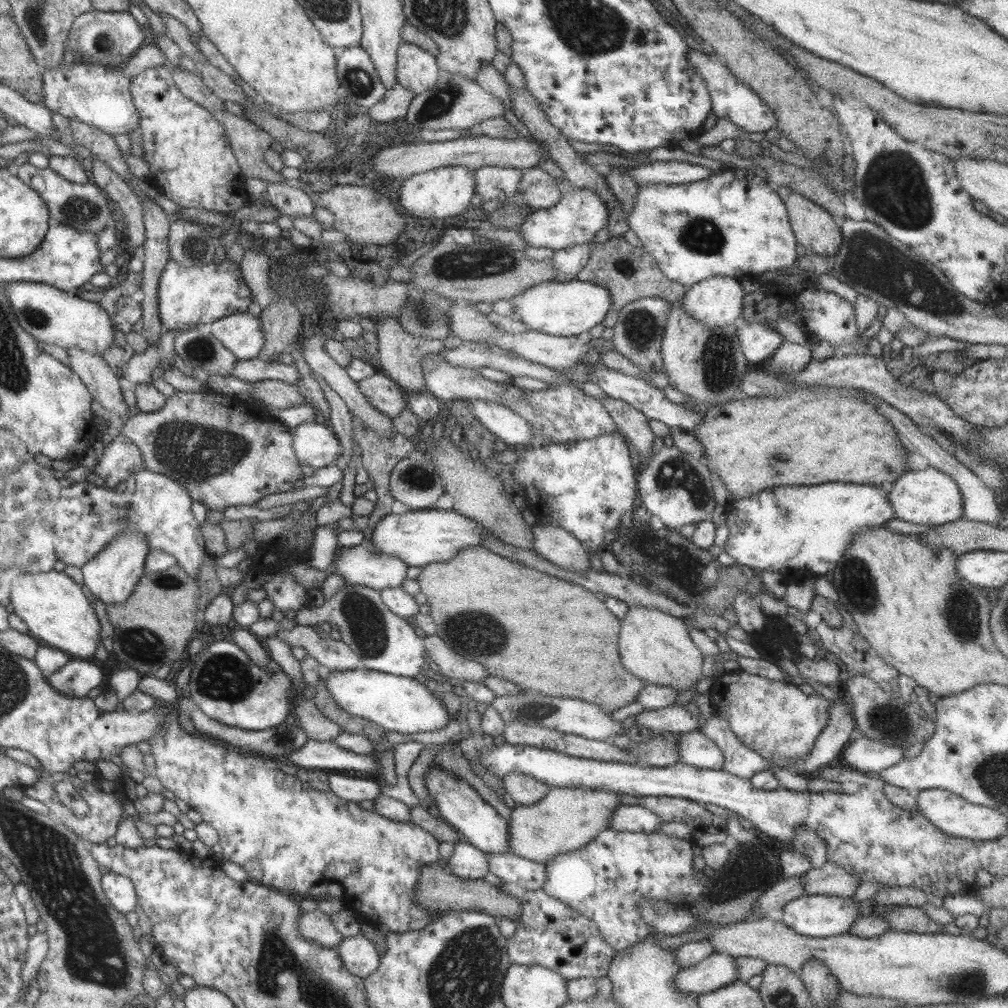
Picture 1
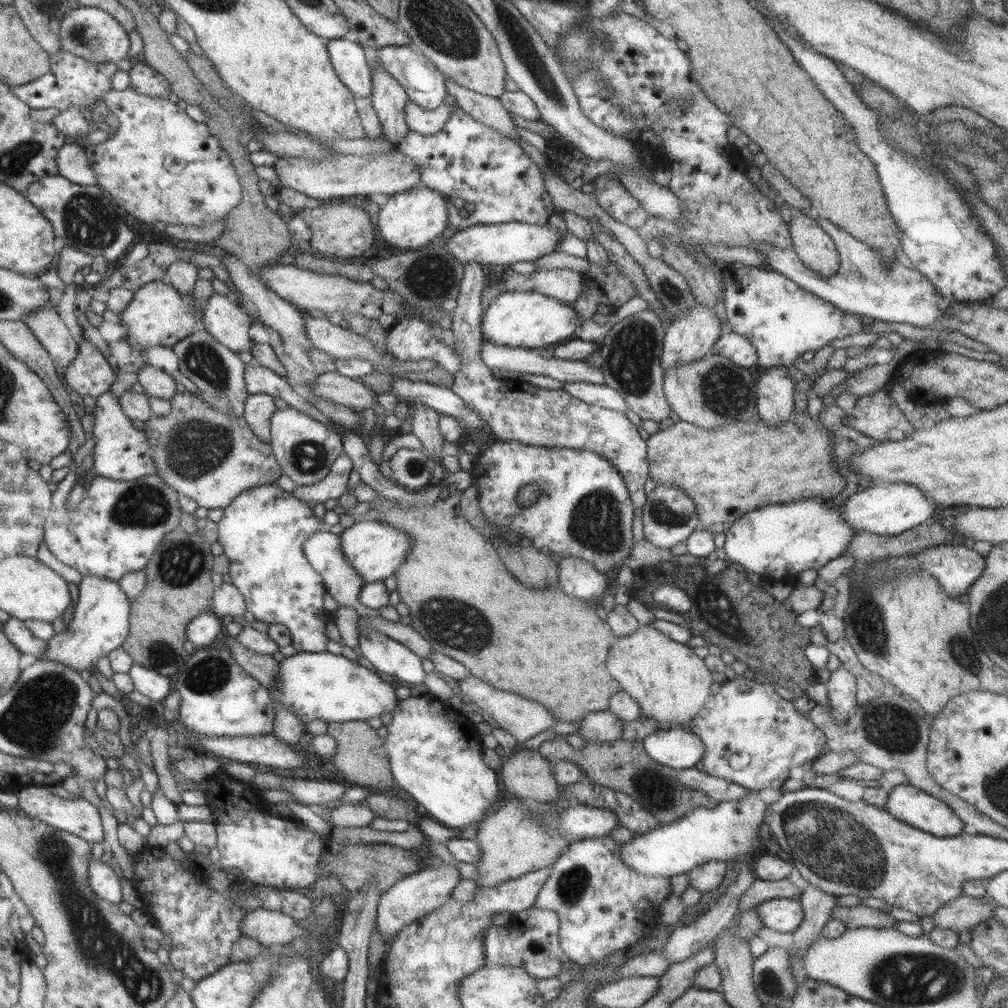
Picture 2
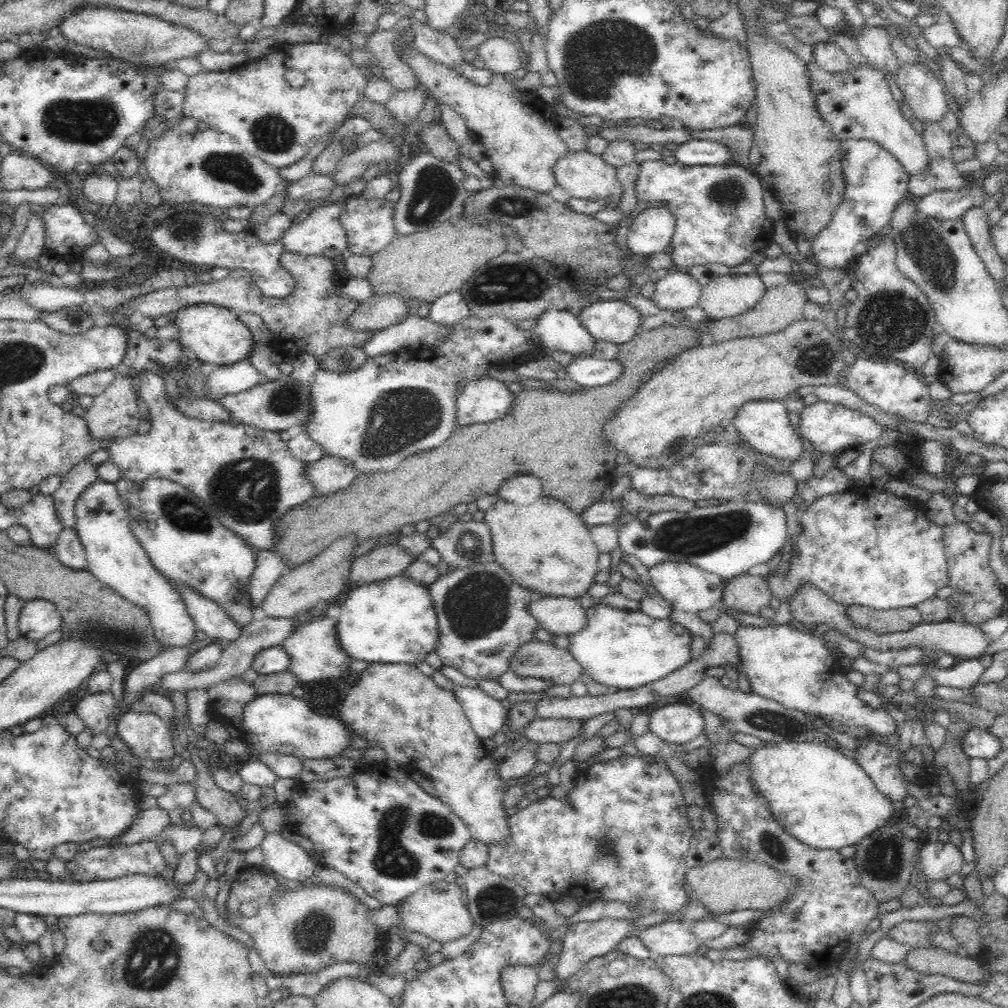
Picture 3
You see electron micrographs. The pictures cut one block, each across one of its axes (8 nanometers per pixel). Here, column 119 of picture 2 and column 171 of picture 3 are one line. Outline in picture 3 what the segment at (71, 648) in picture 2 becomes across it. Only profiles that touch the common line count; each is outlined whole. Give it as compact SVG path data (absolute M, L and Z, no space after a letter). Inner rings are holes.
M98 480L91 486L88 486L75 503L76 525L74 526L79 540L84 547L86 558L88 561L89 571L100 581L106 583L107 586L120 594L125 600L132 602L134 605L146 611L150 619L155 639L163 646L164 649L182 648L182 646L190 646L196 638L197 626L192 621L190 613L188 613L187 605L183 600L182 594L173 590L172 583L164 577L151 563L146 551L130 529L130 519L126 505L120 499L115 483L104 482Z

